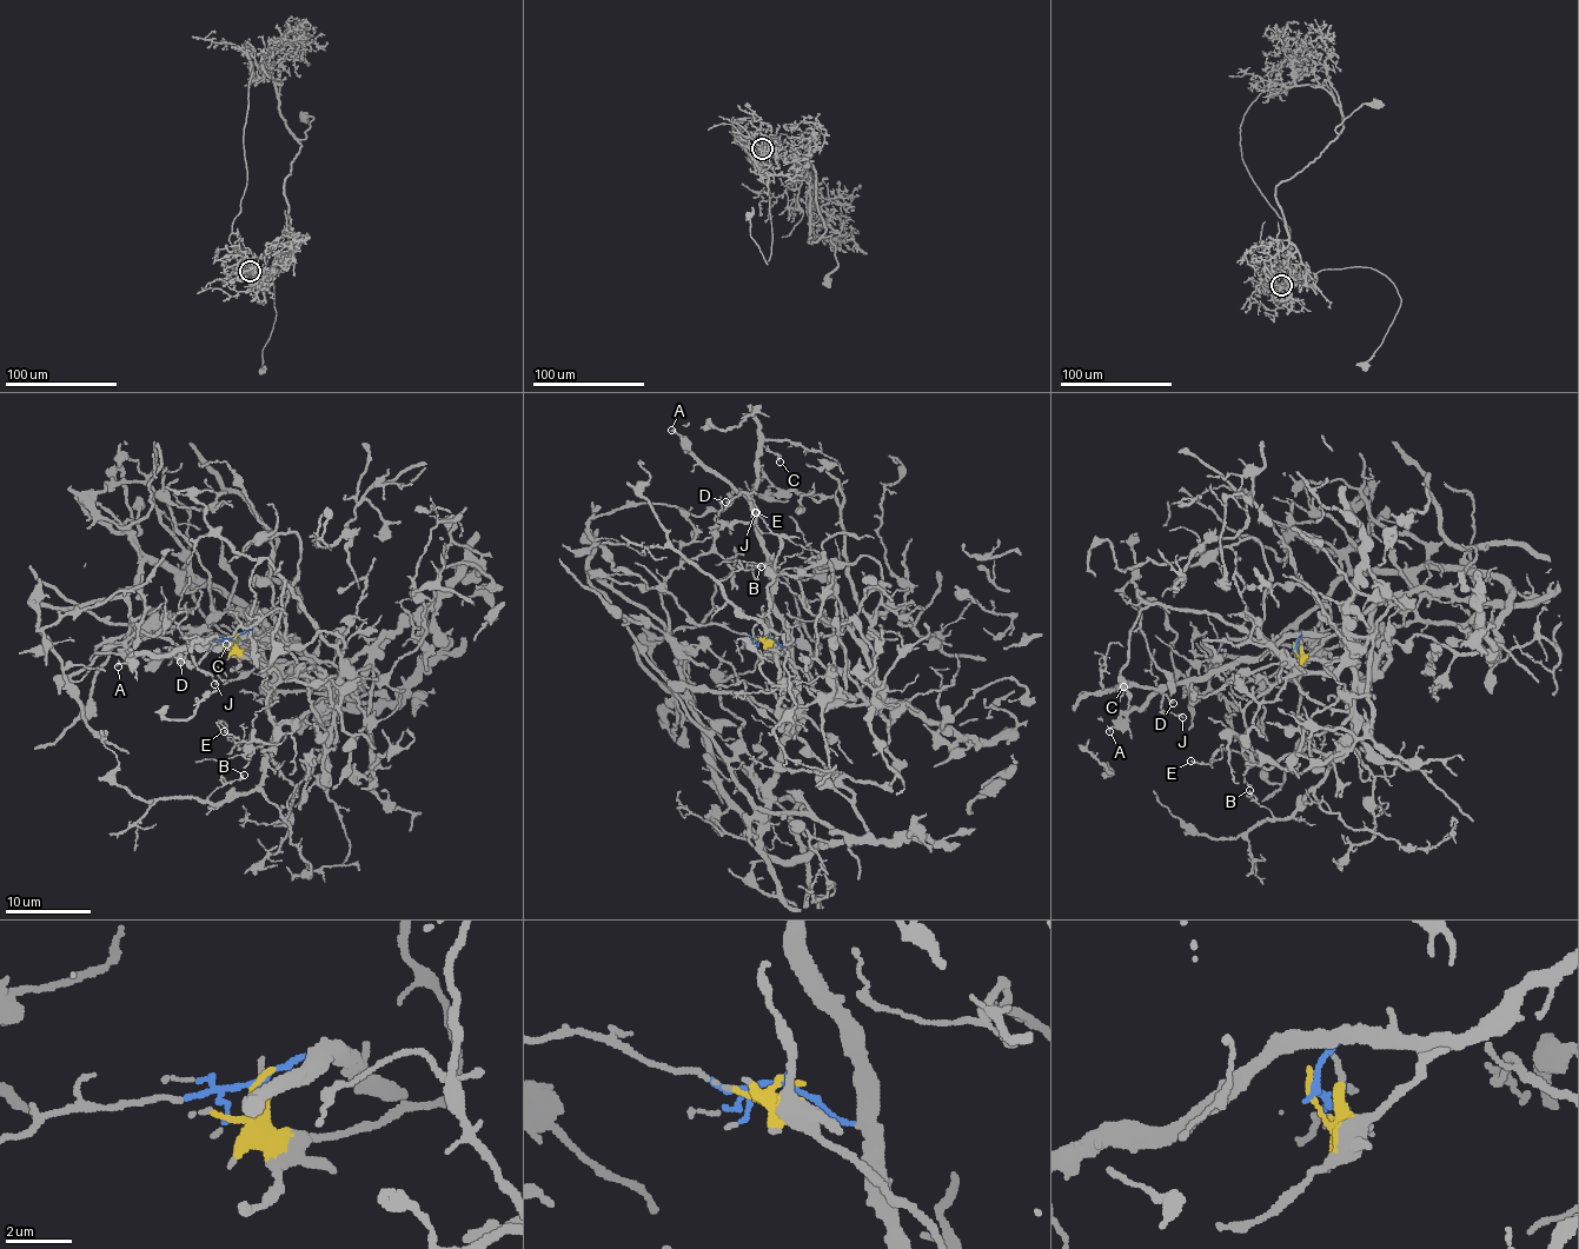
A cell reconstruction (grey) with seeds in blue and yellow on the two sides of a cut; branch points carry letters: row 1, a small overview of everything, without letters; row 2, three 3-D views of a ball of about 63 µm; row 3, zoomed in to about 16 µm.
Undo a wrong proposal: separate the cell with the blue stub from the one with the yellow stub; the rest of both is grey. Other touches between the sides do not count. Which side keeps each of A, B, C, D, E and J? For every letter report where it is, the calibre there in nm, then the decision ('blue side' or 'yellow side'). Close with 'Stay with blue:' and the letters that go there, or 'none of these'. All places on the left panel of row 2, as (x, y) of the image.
A: (118, 666) | 150 nm | blue side
B: (244, 775) | 160 nm | blue side
C: (226, 644) | 150 nm | blue side
D: (180, 662) | 130 nm | blue side
E: (224, 731) | 110 nm | blue side
J: (214, 684) | 110 nm | blue side
Stay with blue: A, B, C, D, E, J

